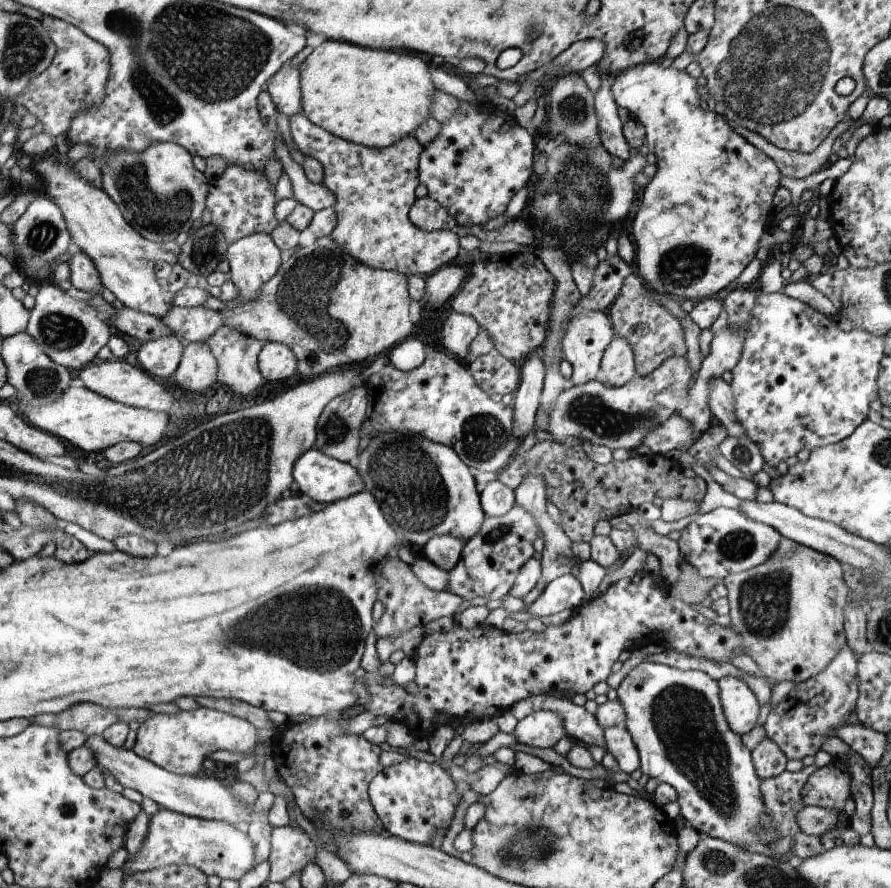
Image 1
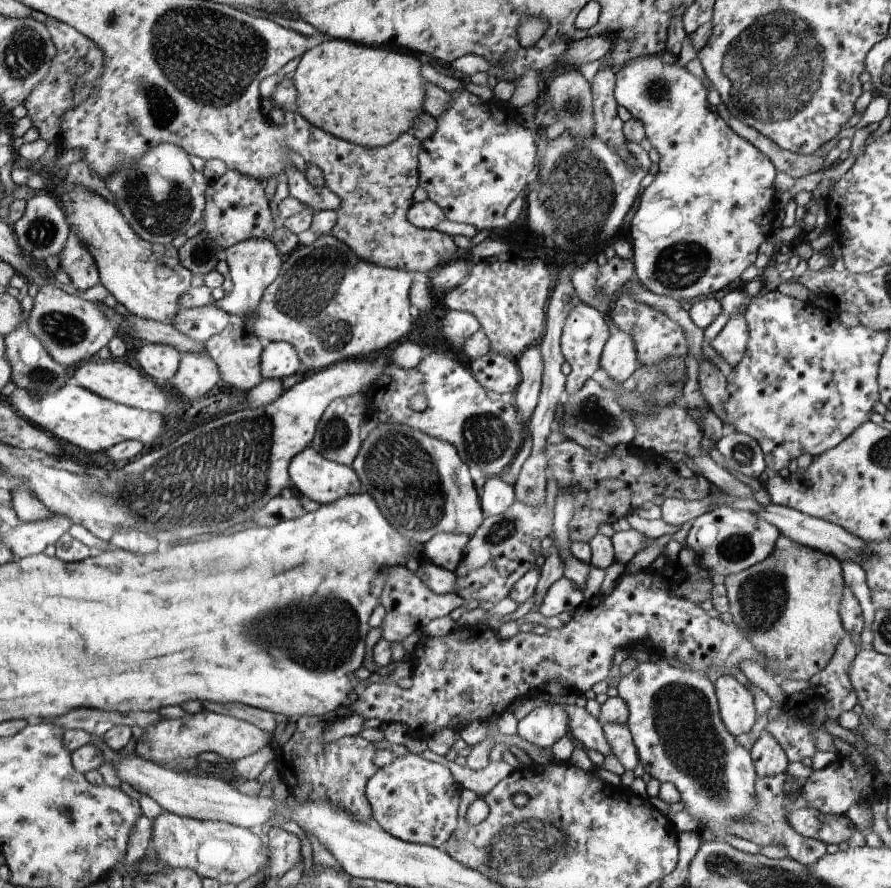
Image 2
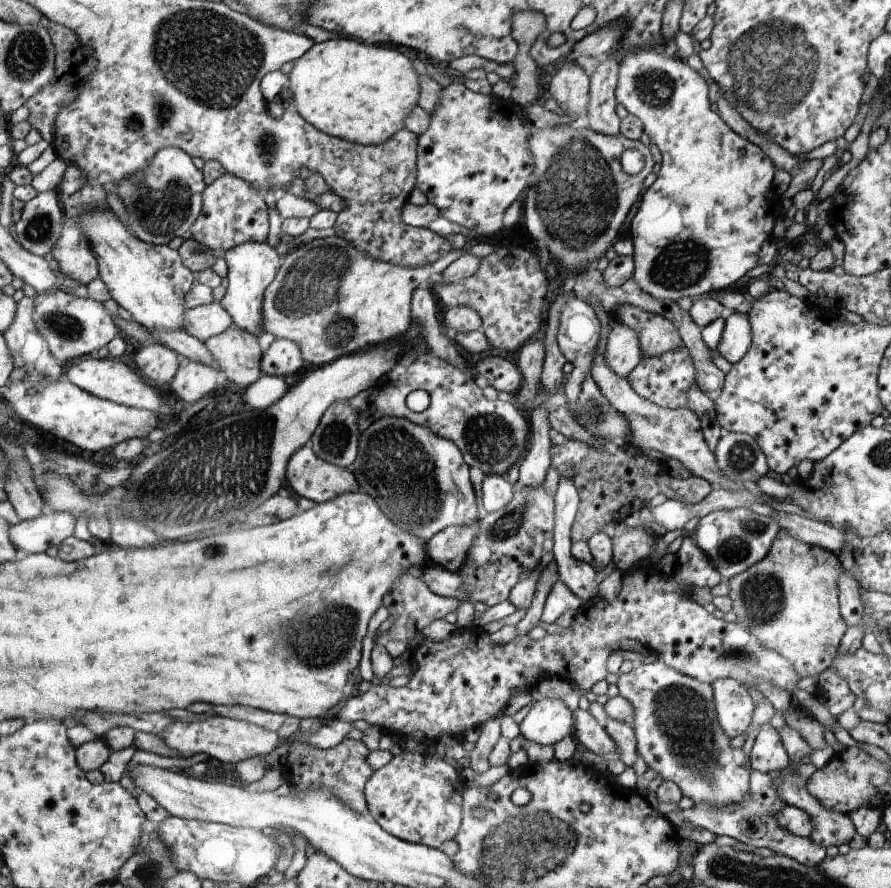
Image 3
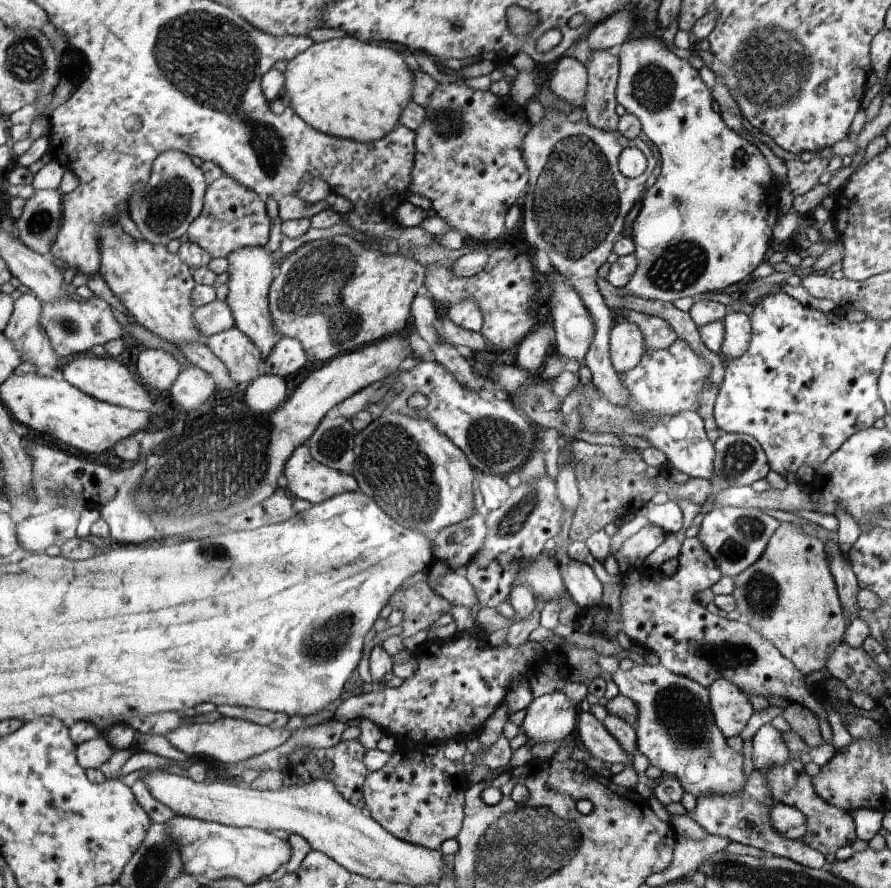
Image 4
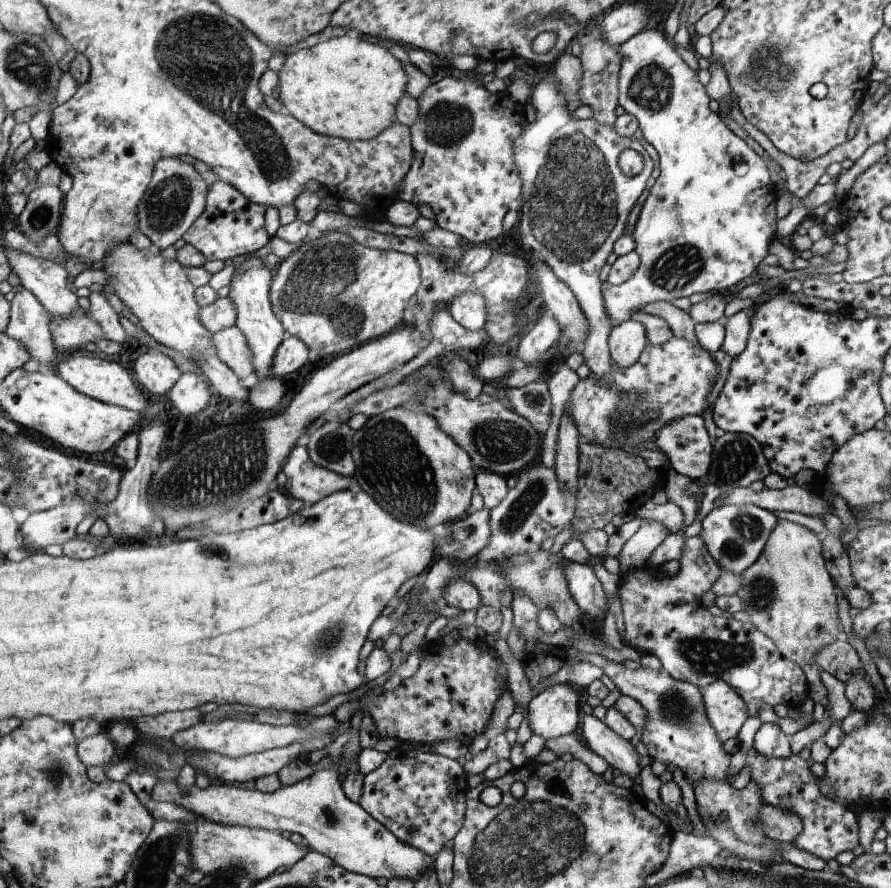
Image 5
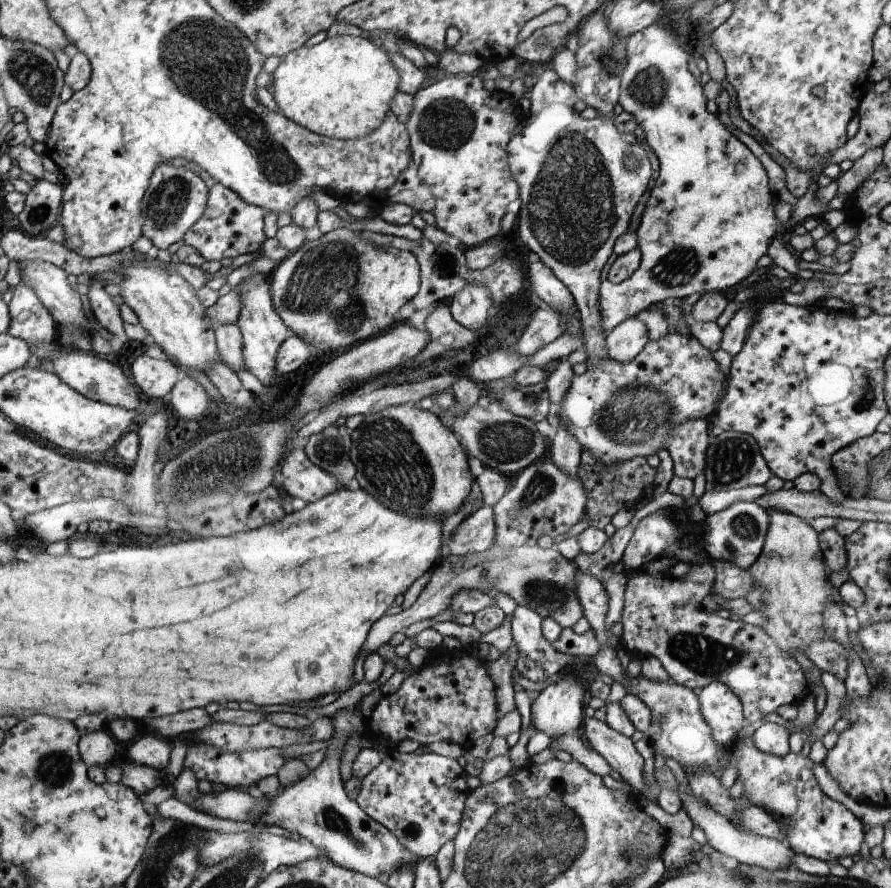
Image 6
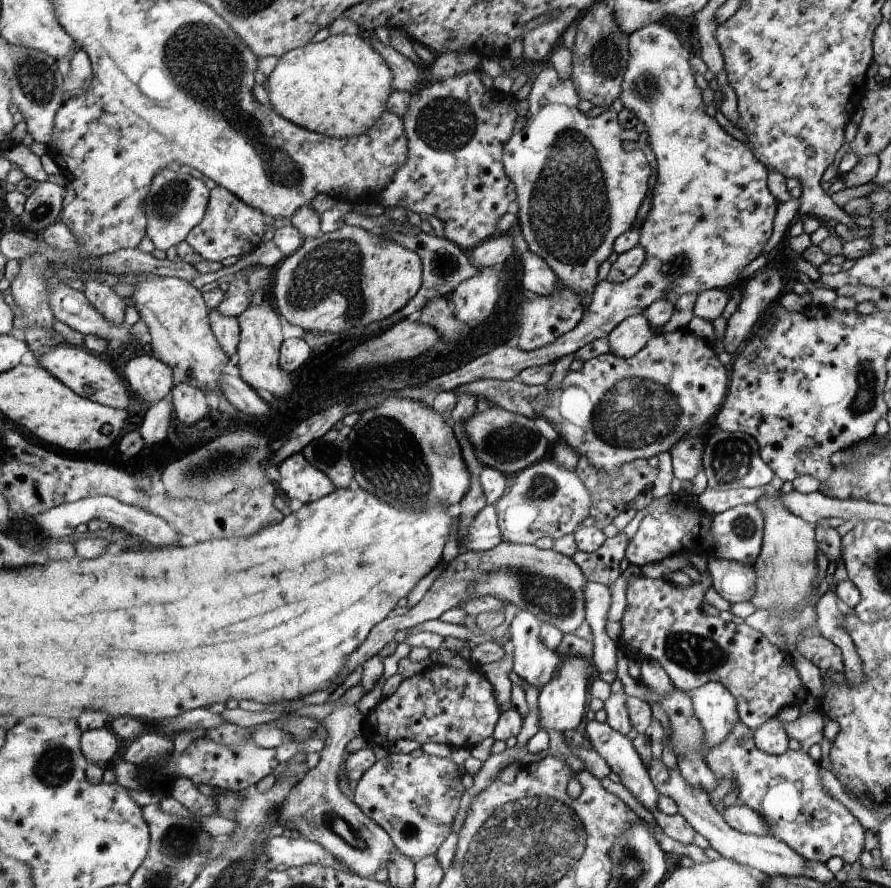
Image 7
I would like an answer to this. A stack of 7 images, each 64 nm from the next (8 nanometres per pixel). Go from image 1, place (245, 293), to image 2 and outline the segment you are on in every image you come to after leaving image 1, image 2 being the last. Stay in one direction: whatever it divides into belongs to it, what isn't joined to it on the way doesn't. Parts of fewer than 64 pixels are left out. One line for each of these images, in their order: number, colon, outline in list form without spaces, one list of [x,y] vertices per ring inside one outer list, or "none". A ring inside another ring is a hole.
2: [[[251,238],[241,244],[235,244],[233,248],[225,250],[225,260],[229,262],[231,268],[231,282],[233,290],[219,302],[215,302],[221,310],[229,312],[237,324],[249,330],[249,322],[257,318],[257,310],[261,306],[261,300],[265,298],[265,290],[279,278],[281,268],[285,266],[285,256],[281,250],[275,246],[273,240],[263,240],[263,238]]]

